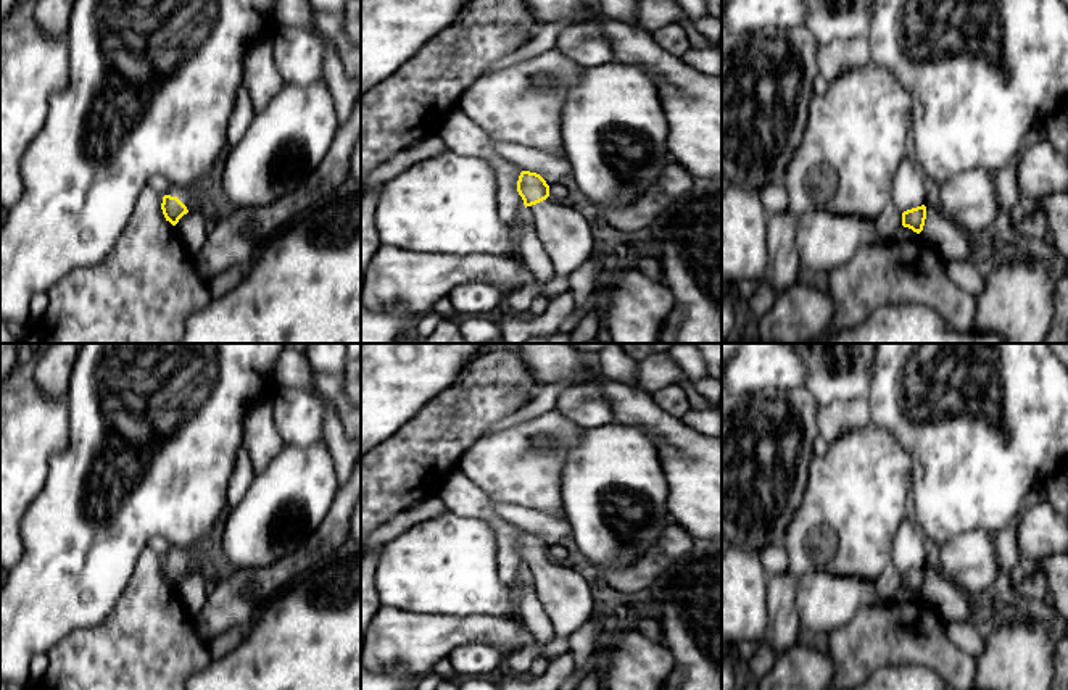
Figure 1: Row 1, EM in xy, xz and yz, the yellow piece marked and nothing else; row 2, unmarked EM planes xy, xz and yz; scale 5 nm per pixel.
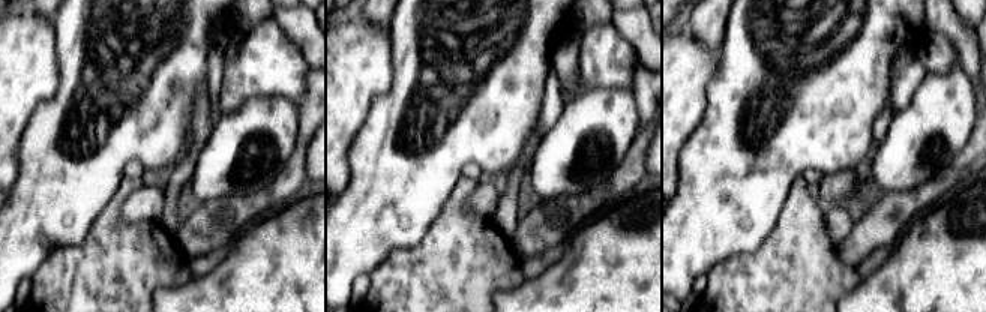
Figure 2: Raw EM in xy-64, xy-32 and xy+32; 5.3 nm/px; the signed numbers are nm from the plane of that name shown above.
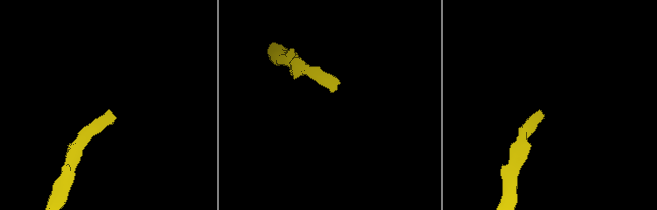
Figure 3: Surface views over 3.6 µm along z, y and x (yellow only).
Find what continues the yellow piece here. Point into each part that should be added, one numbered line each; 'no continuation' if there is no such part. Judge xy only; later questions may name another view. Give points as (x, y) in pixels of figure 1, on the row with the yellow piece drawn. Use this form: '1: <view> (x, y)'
1: xy (186, 194)

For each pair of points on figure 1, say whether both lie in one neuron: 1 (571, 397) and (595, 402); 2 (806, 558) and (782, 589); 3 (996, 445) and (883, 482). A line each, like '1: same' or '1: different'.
1: same
2: different
3: different

